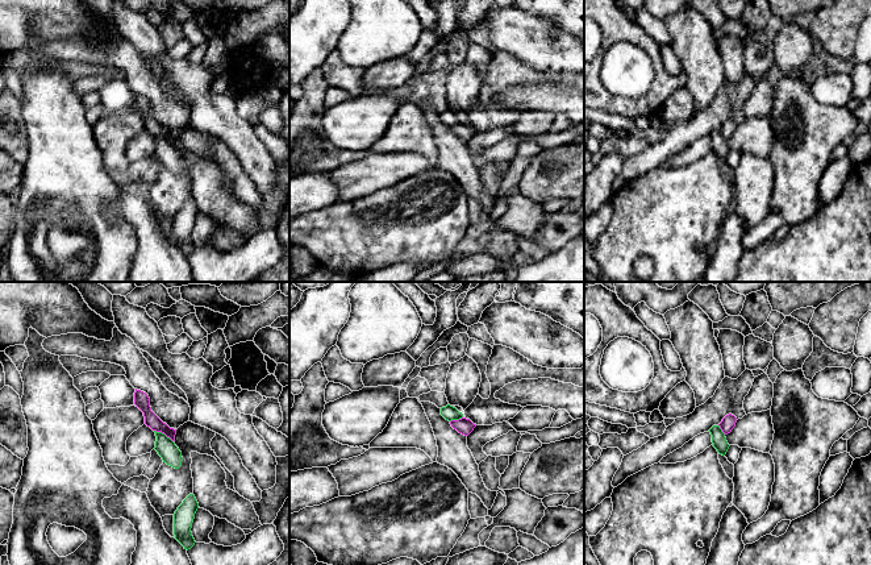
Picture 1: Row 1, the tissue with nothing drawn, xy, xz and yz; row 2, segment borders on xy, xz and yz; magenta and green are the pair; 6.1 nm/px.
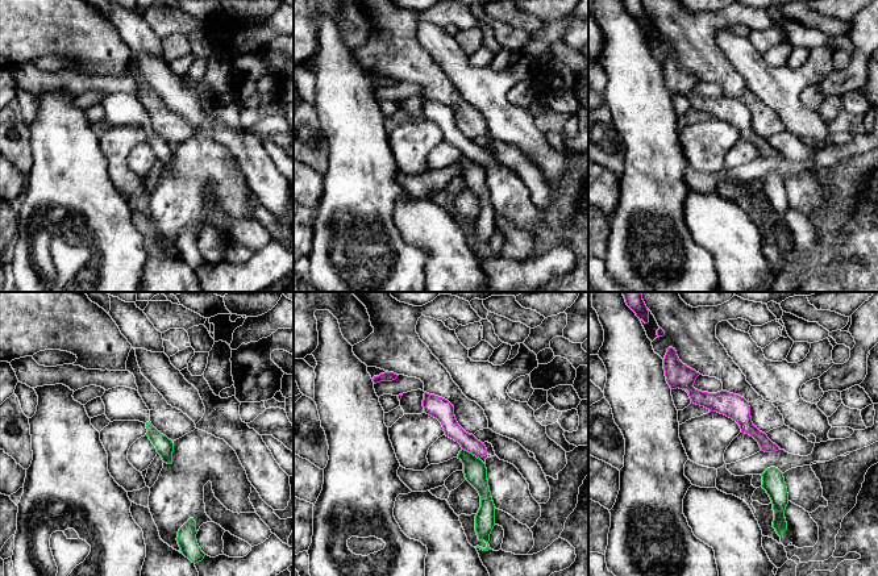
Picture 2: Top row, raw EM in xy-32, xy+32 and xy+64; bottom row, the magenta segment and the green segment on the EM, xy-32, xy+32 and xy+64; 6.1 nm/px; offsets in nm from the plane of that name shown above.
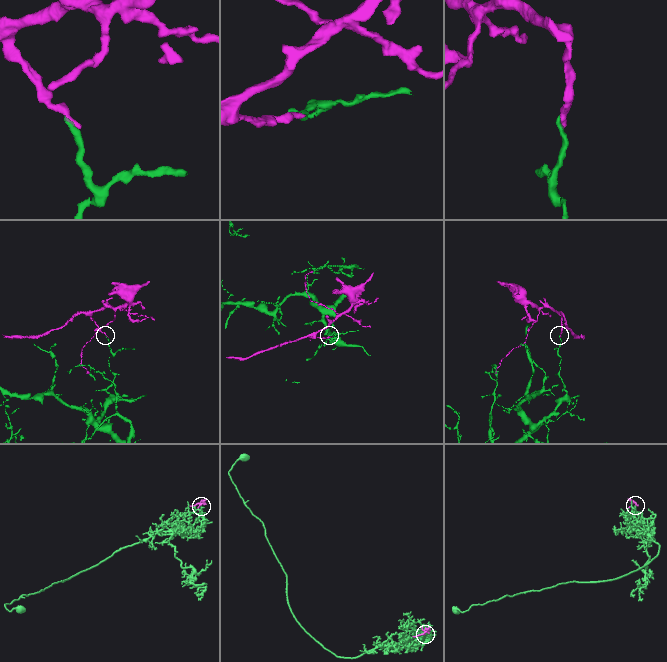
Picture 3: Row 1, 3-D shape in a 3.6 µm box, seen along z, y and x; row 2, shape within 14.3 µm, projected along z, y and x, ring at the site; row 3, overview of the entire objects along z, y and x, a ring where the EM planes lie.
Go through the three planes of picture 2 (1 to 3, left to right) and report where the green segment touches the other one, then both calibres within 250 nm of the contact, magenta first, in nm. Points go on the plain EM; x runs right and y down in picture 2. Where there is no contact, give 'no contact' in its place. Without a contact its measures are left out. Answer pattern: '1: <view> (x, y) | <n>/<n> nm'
1: no contact
2: xy+32 (471, 158) | 100/140 nm
3: no contact

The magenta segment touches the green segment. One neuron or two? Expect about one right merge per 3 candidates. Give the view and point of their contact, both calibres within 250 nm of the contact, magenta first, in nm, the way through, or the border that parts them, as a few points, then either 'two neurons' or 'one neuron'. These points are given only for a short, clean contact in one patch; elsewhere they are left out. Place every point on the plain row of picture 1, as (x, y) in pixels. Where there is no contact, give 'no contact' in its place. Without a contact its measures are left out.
xy (163, 137) | 100/120 nm | along xy (154, 134), (165, 138), (173, 146) | two neurons

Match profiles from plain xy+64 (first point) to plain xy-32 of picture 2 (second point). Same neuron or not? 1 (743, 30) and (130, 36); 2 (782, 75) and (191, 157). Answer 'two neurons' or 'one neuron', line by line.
1: two neurons
2: two neurons

